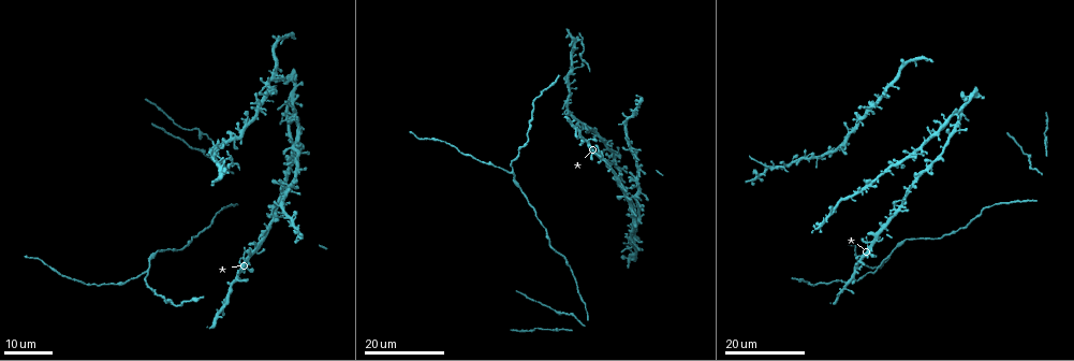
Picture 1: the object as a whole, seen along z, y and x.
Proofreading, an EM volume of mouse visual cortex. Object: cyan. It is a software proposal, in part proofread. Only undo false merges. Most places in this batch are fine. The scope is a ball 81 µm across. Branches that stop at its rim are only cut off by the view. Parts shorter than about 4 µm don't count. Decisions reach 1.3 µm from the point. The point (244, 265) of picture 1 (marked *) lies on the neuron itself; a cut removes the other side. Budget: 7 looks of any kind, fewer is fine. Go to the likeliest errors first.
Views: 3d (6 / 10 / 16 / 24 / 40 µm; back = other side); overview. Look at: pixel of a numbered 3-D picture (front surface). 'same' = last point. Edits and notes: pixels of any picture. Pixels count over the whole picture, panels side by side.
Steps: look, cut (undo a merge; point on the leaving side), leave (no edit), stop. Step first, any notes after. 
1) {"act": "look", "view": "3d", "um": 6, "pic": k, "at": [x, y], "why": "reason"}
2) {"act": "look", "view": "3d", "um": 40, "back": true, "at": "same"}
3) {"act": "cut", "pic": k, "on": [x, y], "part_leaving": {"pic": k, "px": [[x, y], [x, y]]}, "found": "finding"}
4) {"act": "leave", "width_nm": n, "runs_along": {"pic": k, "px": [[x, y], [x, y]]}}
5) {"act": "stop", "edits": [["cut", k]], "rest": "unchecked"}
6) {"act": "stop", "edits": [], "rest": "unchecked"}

{"act": "look", "view": "3d", "um": 16, "pic": 1, "at": [572, 69], "why": "three-way junction"}

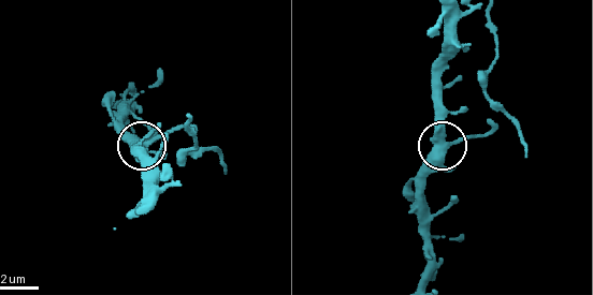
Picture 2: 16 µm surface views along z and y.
{"act": "look", "view": "3d", "um": 10, "pic": 2, "at": [146, 143], "why": "zoom in"}

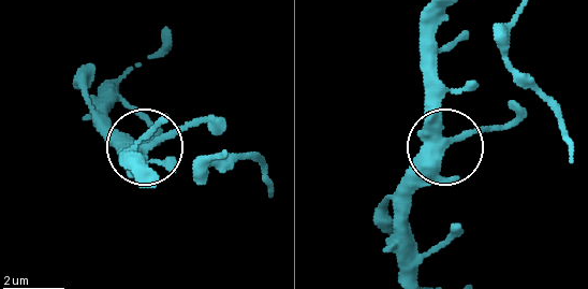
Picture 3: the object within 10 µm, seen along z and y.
{"act": "leave", "runs_along": {"pic": 3, "px": [[411, 279], [403, 202], [439, 148], [435, 51]]}, "found": "continuous, no second neuron"}

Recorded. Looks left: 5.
{"act": "look", "view": "3d", "um": 24, "pic": 1, "at": [272, 219], "why": "two arms in line, one across"}

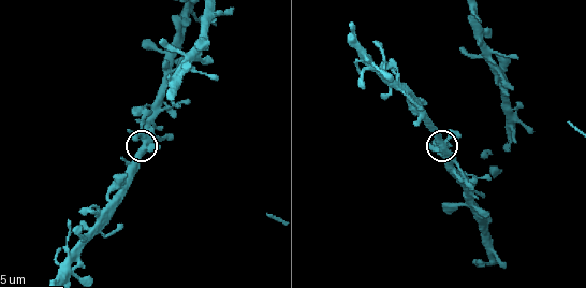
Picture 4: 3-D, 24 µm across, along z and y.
{"act": "look", "view": "3d", "um": 10, "pic": 4, "at": [146, 147], "why": "zoom in"}

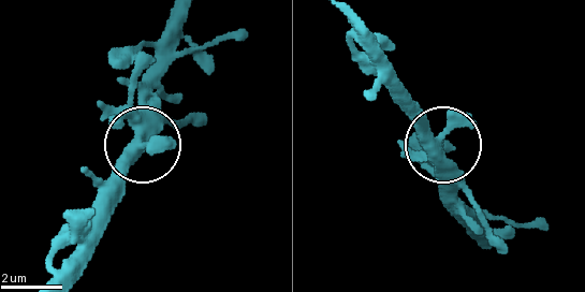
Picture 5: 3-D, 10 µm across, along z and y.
{"act": "leave", "width_nm": 410, "runs_along": {"pic": 5, "px": [[49, 273], [103, 180], [139, 142], [134, 88], [155, 60]]}, "found": "continuous, no second neuron"}

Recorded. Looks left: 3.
{"act": "look", "view": "3d", "um": 16, "pic": 1, "at": [949, 233], "why": "thick turns thin"}

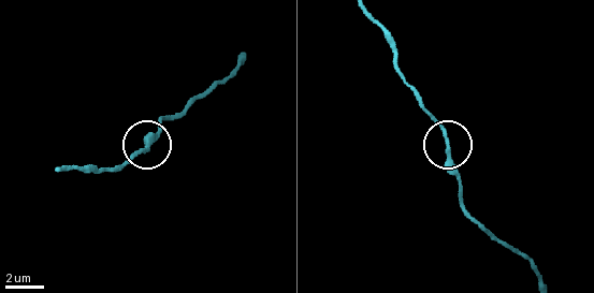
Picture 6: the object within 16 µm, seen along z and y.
{"act": "look", "view": "3d", "um": 10, "pic": 6, "at": [146, 147], "why": "closer look"}

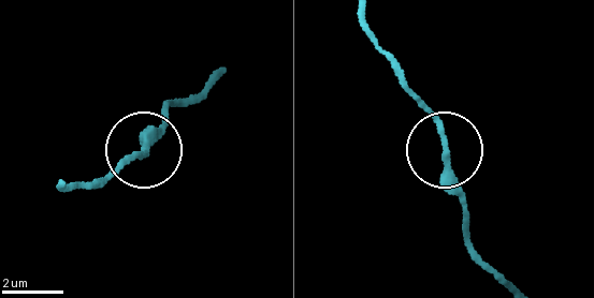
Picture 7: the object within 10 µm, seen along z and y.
{"act": "leave", "width_nm": 220, "runs_along": {"pic": 7, "px": [[361, 23], [438, 131], [446, 184], [466, 212]]}, "found": "one neuron here"}

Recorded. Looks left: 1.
{"act": "stop", "edits": [], "rest": "unchecked"}

